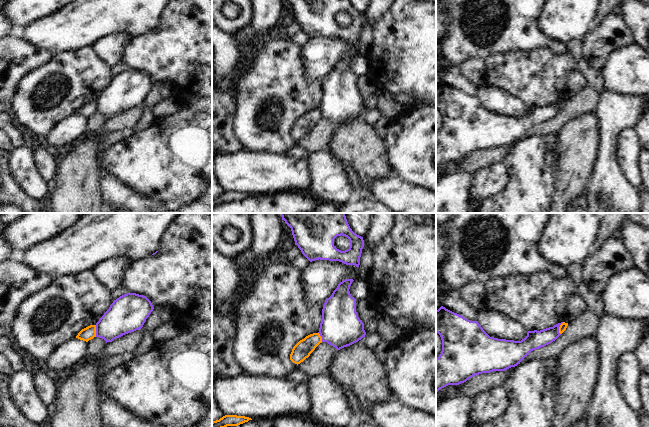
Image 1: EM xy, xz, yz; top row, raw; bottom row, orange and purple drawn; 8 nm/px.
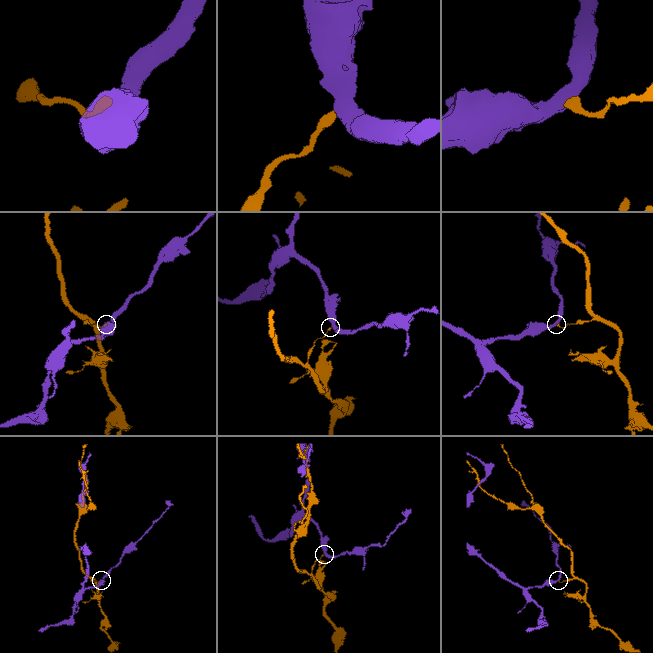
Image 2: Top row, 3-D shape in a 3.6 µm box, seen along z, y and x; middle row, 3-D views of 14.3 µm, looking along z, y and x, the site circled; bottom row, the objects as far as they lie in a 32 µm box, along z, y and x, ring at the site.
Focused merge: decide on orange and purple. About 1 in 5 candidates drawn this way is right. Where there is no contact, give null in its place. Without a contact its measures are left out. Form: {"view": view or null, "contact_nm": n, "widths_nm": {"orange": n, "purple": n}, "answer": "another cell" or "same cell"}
{"view": "yz", "contact_nm": 110, "widths_nm": {"orange": 60, "purple": 150}, "answer": "another cell"}

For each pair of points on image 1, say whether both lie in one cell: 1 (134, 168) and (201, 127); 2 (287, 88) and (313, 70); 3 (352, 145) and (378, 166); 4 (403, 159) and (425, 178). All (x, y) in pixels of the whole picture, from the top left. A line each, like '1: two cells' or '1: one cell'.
1: one cell
2: two cells
3: one cell
4: one cell

